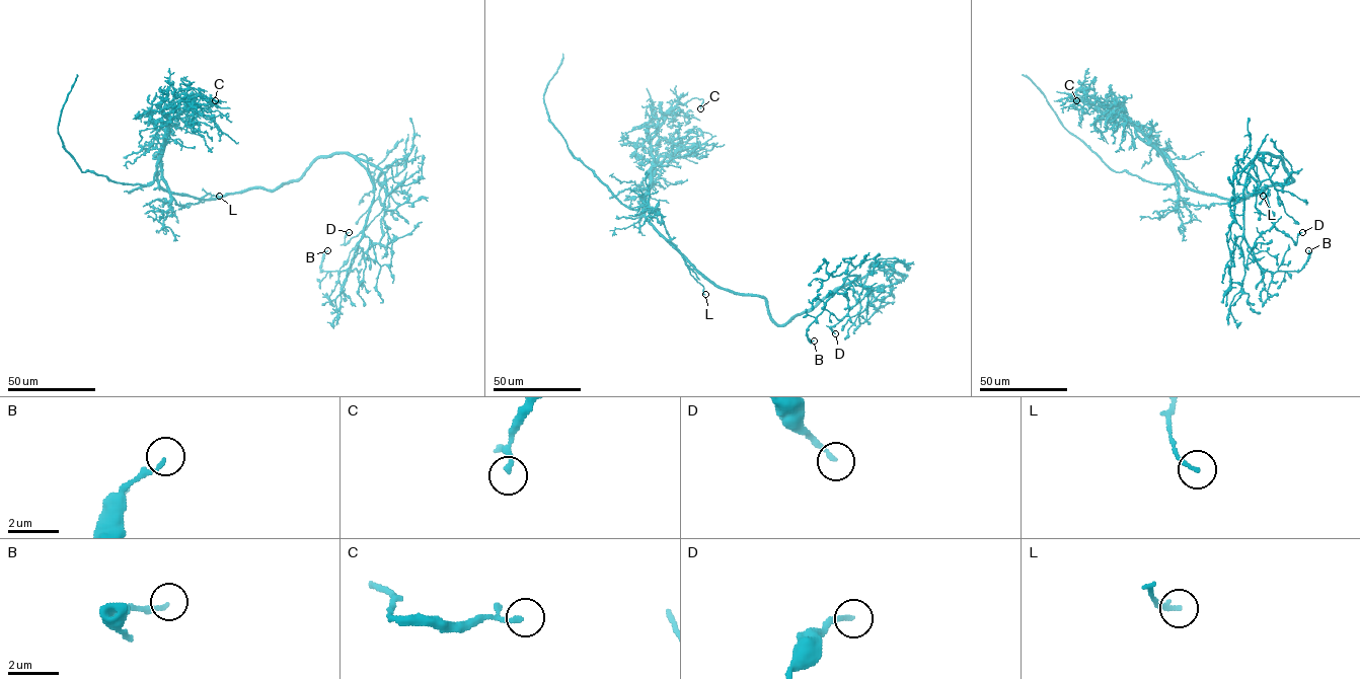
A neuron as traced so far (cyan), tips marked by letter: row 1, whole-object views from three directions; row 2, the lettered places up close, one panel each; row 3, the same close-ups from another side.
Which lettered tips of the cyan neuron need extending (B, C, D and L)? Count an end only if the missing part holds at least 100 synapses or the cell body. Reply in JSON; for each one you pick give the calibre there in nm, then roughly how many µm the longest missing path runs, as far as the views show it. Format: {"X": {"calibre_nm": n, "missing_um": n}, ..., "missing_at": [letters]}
{"missing_at": []}

